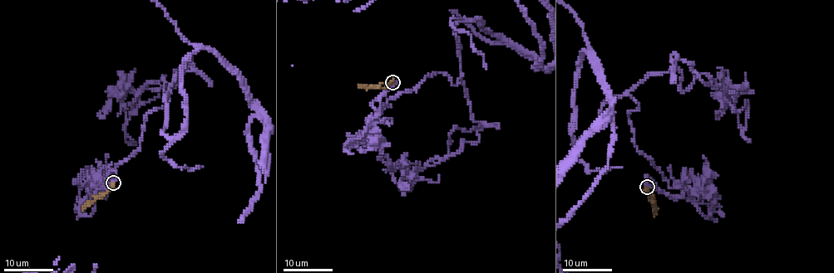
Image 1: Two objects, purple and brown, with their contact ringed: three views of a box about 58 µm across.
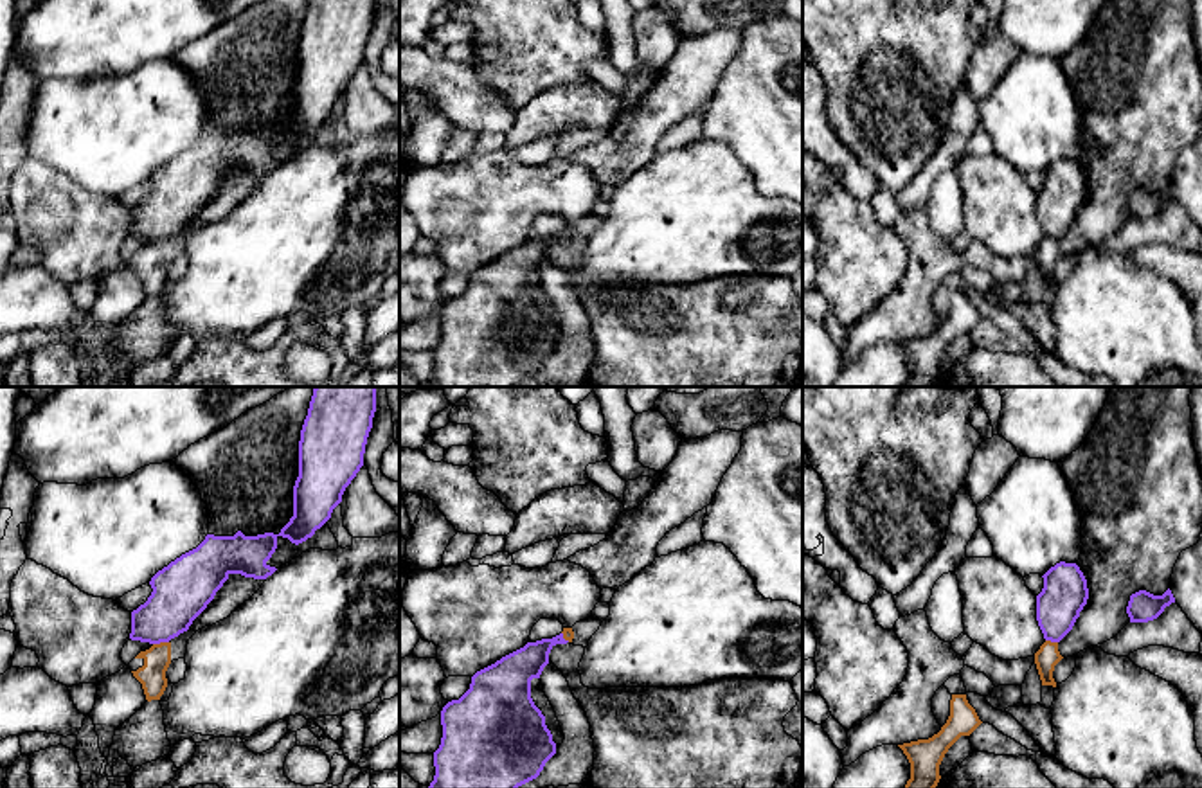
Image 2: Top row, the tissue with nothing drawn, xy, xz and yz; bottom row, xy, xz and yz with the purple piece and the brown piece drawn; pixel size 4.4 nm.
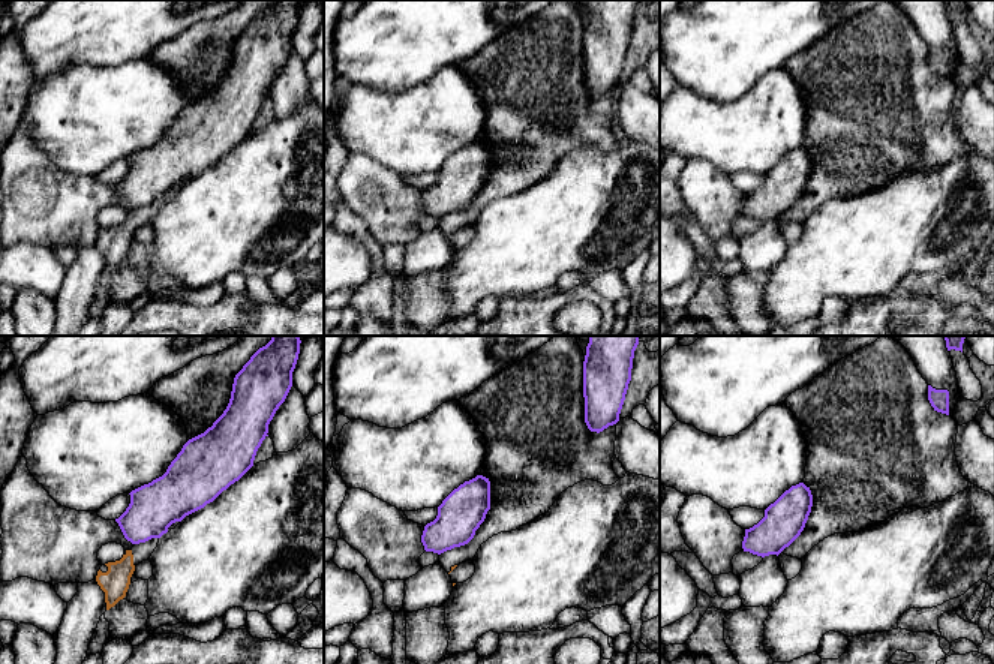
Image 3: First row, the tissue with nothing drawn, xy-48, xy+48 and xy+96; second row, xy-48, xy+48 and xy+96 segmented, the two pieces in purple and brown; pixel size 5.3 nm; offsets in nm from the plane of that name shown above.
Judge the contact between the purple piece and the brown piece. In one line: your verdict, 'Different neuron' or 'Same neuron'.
Different neuron

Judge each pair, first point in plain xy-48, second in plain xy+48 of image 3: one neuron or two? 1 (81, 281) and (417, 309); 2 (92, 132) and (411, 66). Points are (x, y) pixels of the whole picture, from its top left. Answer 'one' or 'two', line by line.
1: two
2: two

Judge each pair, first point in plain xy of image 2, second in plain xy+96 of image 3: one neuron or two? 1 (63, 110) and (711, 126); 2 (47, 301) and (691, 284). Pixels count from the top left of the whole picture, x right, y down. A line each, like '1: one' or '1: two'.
1: one
2: two

